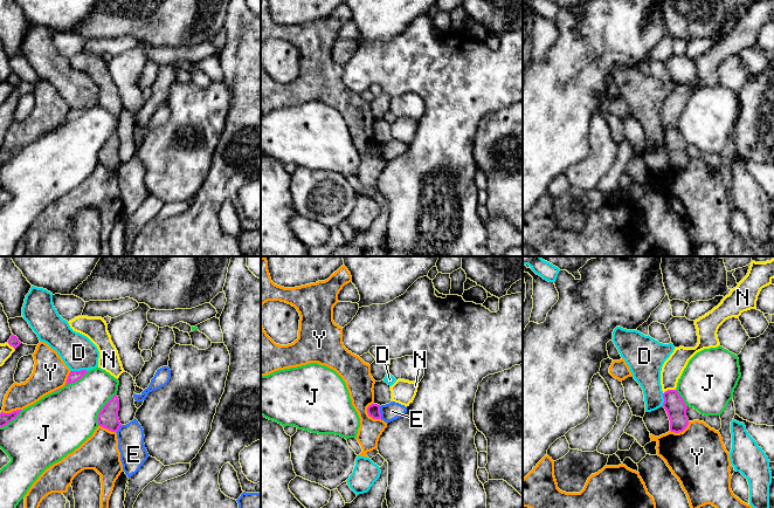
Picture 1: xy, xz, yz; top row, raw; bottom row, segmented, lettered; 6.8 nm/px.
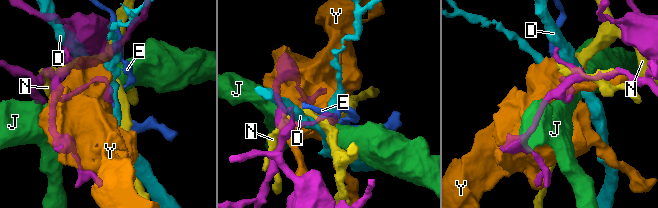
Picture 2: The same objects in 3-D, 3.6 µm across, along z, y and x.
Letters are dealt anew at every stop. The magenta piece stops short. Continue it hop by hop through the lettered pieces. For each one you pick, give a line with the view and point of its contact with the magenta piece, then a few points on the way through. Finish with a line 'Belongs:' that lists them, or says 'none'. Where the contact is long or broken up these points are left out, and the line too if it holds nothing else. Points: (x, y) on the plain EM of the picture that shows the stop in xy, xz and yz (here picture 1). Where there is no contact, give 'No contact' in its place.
Belongs: none

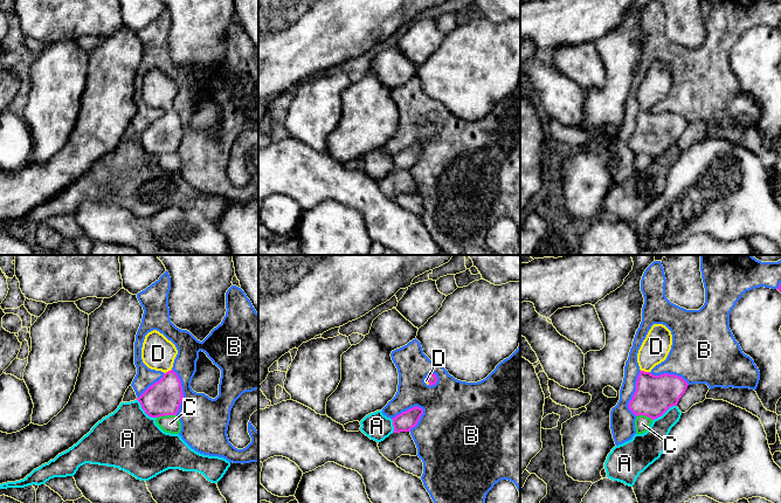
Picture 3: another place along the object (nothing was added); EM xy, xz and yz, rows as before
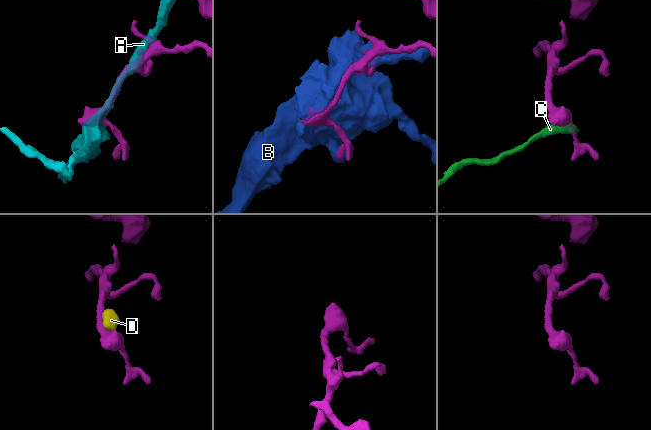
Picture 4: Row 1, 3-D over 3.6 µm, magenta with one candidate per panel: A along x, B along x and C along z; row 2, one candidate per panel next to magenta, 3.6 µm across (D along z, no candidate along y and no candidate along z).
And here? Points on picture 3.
D: Touches magenta at yz (645, 110). Path across: yz (655, 132), (645, 119), (645, 110), (647, 97), (656, 84)
Belongs: D

